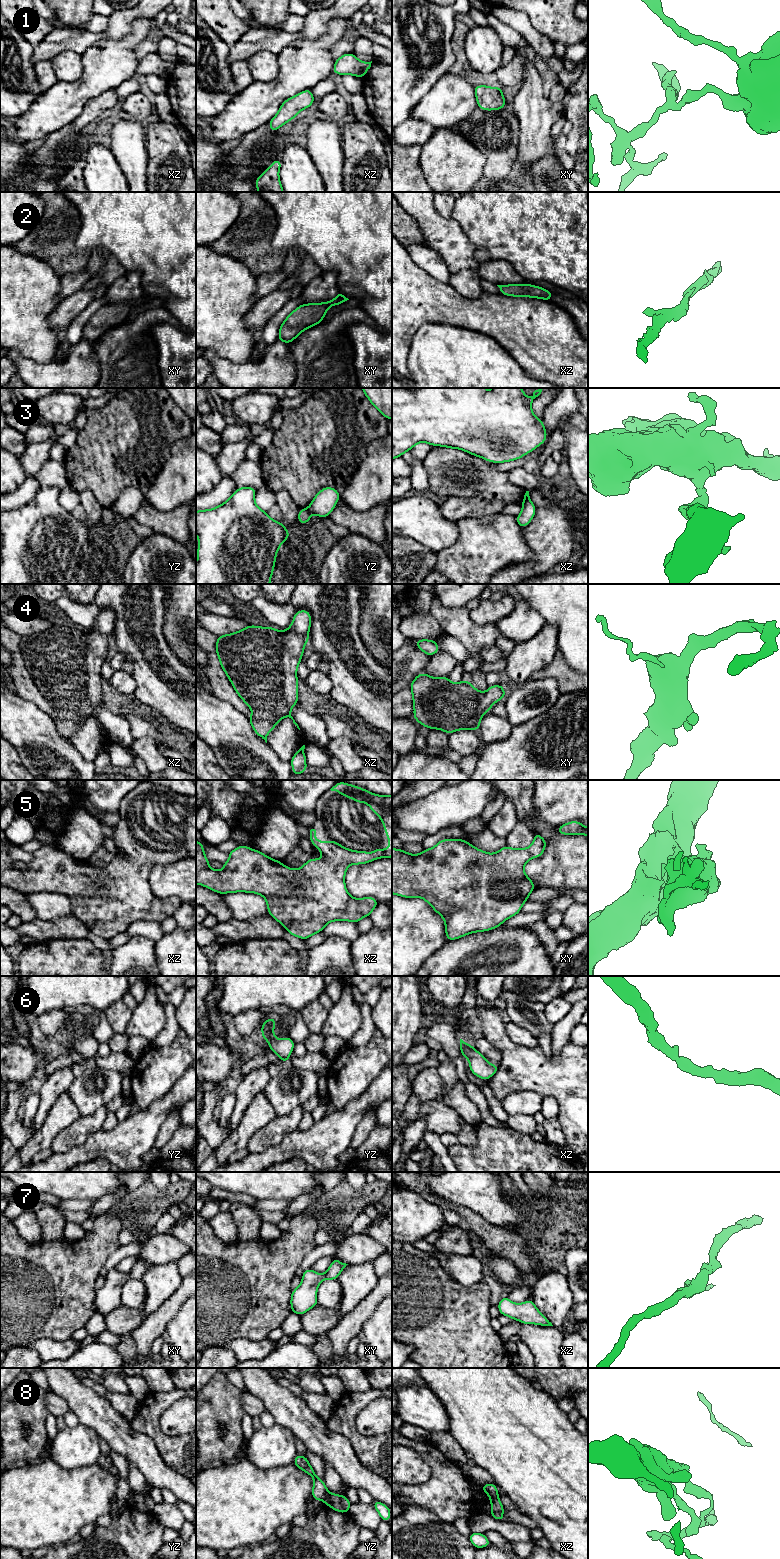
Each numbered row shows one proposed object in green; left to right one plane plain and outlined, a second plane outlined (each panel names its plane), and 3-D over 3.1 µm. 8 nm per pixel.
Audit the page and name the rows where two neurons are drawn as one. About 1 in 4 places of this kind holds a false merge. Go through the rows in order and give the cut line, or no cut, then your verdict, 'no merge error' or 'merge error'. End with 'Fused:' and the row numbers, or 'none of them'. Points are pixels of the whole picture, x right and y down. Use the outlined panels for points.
1: cut none; no merge error
2: cut none; no merge error
3: cut yz (306, 508), (312, 513); merge error
4: cut none; no merge error
5: cut none; no merge error
6: cut none; no merge error
7: cut none; no merge error
8: cut yz (328, 1492), (323, 1500); merge error
Fused: 3, 8

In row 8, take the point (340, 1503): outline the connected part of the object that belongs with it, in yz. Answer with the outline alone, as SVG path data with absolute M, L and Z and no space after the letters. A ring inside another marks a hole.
M328 1492L323 1501L326 1506L340 1513L348 1513L352 1505L345 1495L337 1495L330 1492Z

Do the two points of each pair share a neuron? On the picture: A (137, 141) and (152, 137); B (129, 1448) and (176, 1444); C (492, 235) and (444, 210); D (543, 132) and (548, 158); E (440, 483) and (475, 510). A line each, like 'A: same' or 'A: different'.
A: different
B: different
C: different
D: different
E: different

